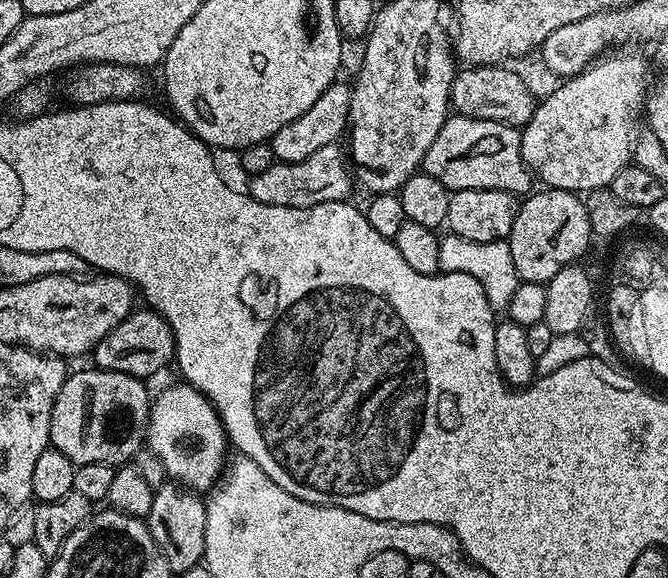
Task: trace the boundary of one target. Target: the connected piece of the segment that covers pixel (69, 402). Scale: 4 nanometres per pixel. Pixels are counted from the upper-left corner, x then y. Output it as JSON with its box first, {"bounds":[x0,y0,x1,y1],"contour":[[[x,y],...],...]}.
{"bounds":[48,366,150,466],"contour":[[[95,366],[89,368],[89,372],[73,371],[64,381],[62,390],[58,390],[58,398],[50,414],[48,438],[51,447],[66,454],[66,458],[70,458],[75,465],[86,462],[102,462],[113,466],[127,465],[146,444],[150,407],[150,392],[148,396],[148,388],[144,385],[147,383],[139,376],[121,372],[106,372]]]}

